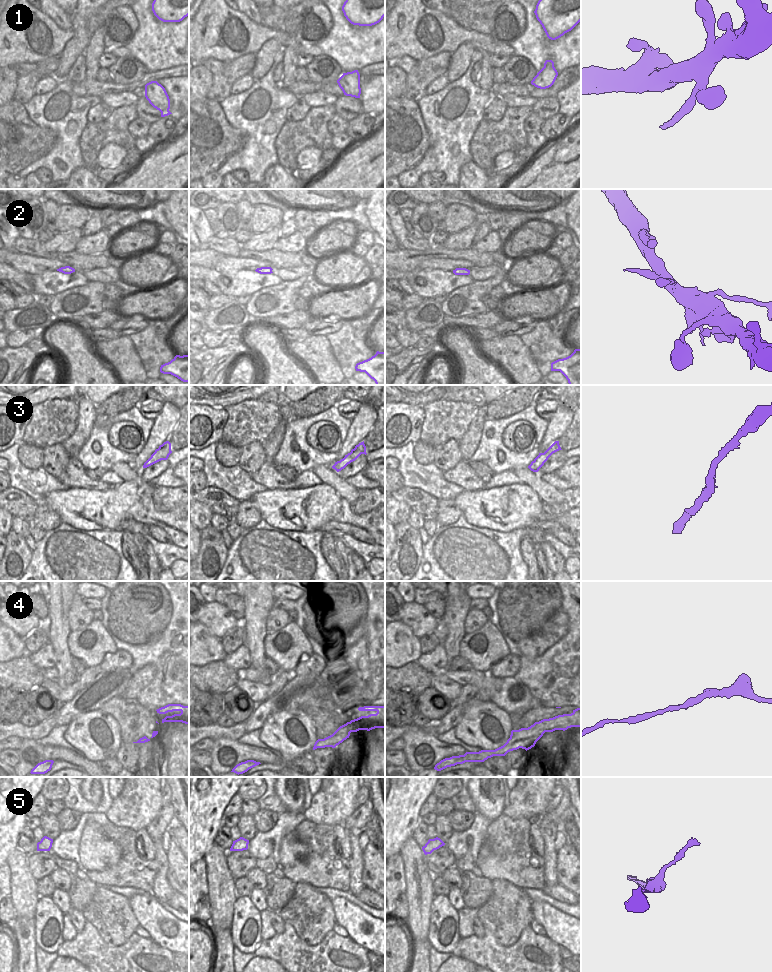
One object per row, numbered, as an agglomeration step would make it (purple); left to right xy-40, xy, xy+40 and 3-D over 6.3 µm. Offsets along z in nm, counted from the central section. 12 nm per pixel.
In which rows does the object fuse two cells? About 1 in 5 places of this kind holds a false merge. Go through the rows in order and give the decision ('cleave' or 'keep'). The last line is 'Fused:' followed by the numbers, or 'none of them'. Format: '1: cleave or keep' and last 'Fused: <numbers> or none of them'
1: keep
2: keep
3: keep
4: keep
5: keep
Fused: none of them

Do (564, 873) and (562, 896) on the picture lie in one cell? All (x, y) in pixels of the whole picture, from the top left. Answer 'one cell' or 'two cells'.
two cells

